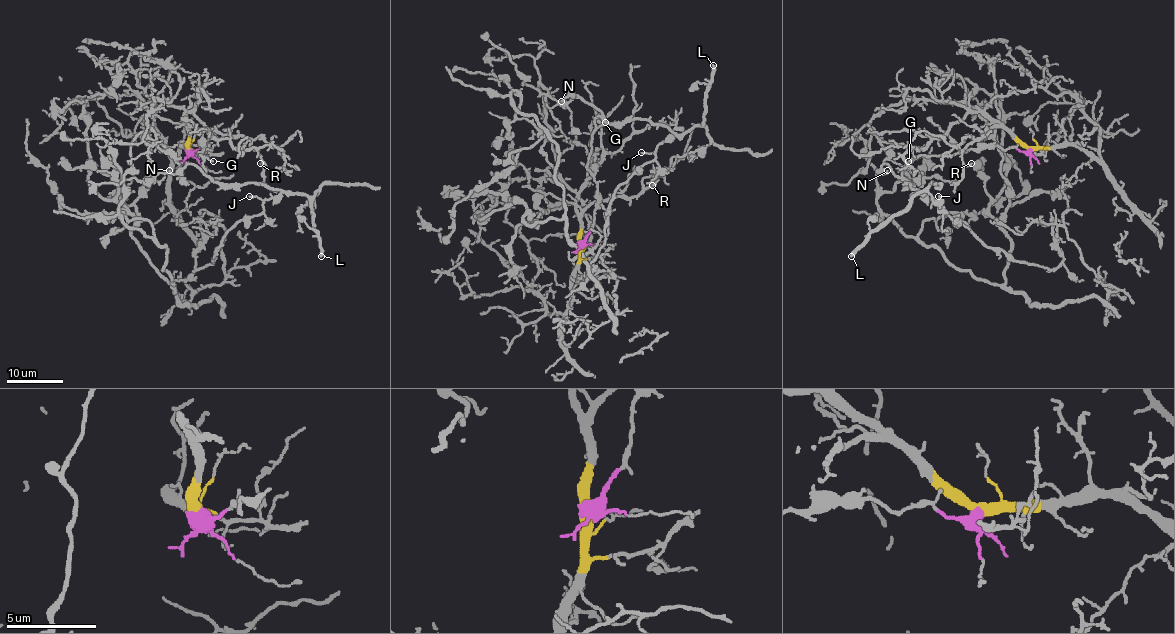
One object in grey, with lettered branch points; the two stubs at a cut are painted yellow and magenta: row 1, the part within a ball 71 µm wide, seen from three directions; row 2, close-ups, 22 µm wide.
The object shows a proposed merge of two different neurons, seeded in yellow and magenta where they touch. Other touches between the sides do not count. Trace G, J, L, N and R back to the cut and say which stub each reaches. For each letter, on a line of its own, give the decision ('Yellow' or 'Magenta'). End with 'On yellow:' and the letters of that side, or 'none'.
G: Magenta
J: Magenta
L: Magenta
N: Magenta
R: Yellow
On yellow: R

